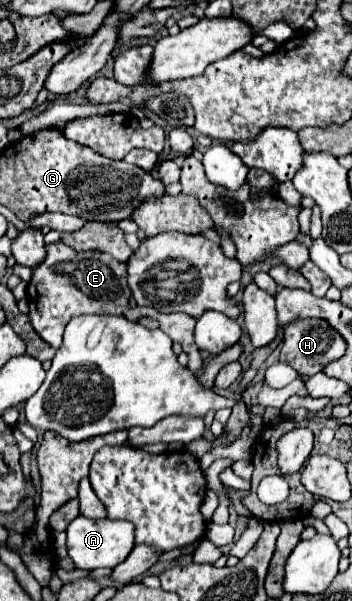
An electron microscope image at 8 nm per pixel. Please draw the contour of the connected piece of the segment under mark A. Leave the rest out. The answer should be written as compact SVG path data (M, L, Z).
M77 516L67 526L67 552L77 568L95 570L95 568L113 568L121 564L129 552L133 550L133 524L125 520L89 520L85 516Z

